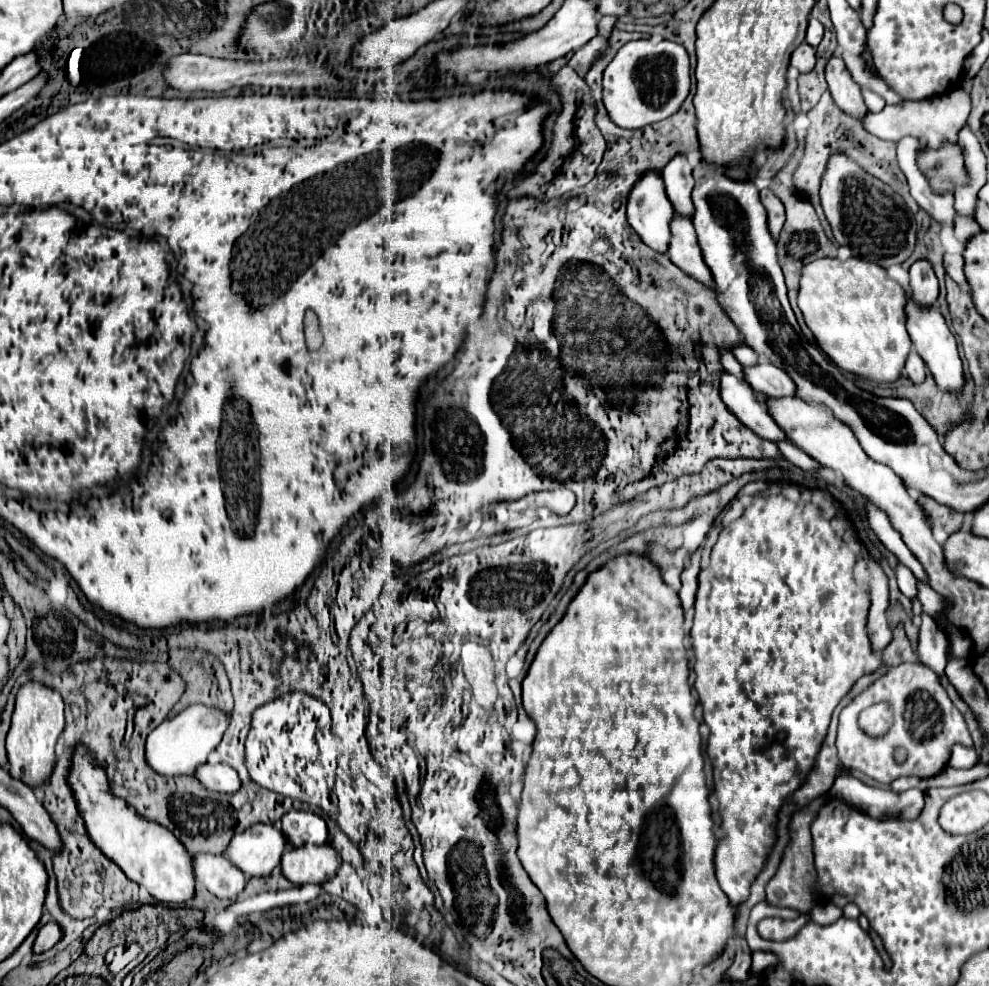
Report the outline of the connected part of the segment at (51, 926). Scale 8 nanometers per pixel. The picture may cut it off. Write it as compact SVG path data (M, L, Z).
M50 921L48 925L44 925L44 927L38 931L34 951L36 951L36 953L48 951L48 949L50 949L50 947L54 947L62 937L64 937L64 933L62 933L60 925L58 925L56 921Z

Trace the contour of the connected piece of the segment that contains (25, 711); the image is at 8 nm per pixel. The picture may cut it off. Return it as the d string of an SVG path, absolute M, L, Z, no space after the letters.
M28 681L16 695L16 707L12 713L12 727L6 737L6 751L10 761L10 775L22 775L22 781L30 787L44 783L56 763L56 741L64 729L64 701L56 689L38 681Z

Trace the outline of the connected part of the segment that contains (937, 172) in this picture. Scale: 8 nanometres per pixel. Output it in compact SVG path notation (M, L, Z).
M942 143L940 149L922 149L918 161L922 171L930 177L930 183L938 193L940 191L952 193L954 185L960 185L966 181L962 151L958 145Z

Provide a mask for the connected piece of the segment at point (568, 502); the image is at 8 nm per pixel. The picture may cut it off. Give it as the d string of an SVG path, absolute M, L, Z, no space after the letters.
M566 487L536 493L532 495L532 499L536 501L538 507L548 507L556 515L568 515L576 505L576 495Z

